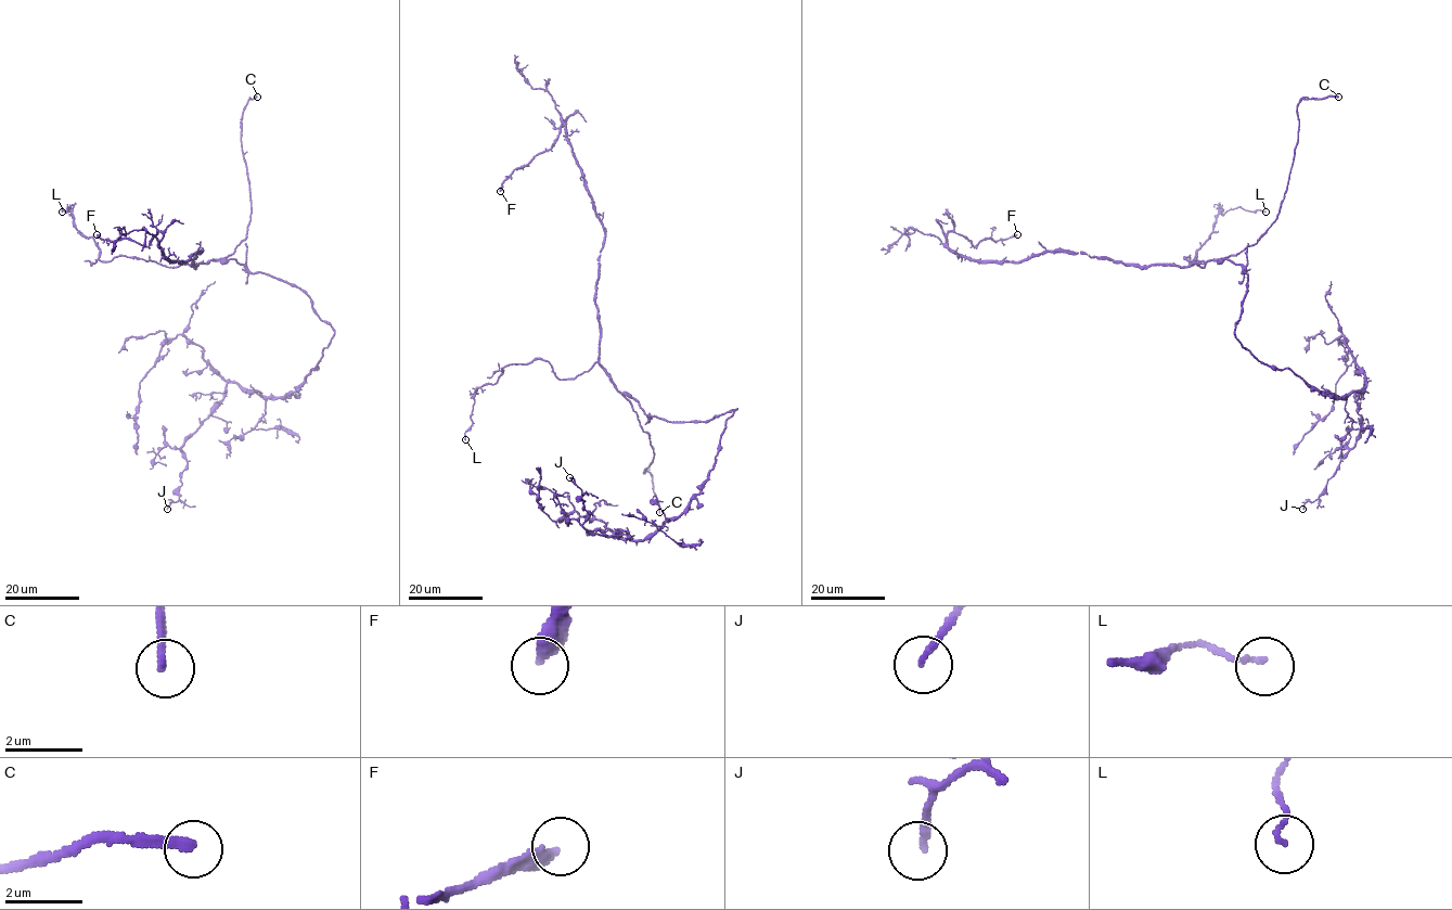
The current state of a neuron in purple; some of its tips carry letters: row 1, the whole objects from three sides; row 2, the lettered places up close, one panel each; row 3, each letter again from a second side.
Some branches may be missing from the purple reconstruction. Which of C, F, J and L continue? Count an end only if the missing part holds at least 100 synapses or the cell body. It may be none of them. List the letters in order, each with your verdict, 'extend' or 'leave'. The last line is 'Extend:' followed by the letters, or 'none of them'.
C: extend
F: leave
J: leave
L: leave
Extend: C

